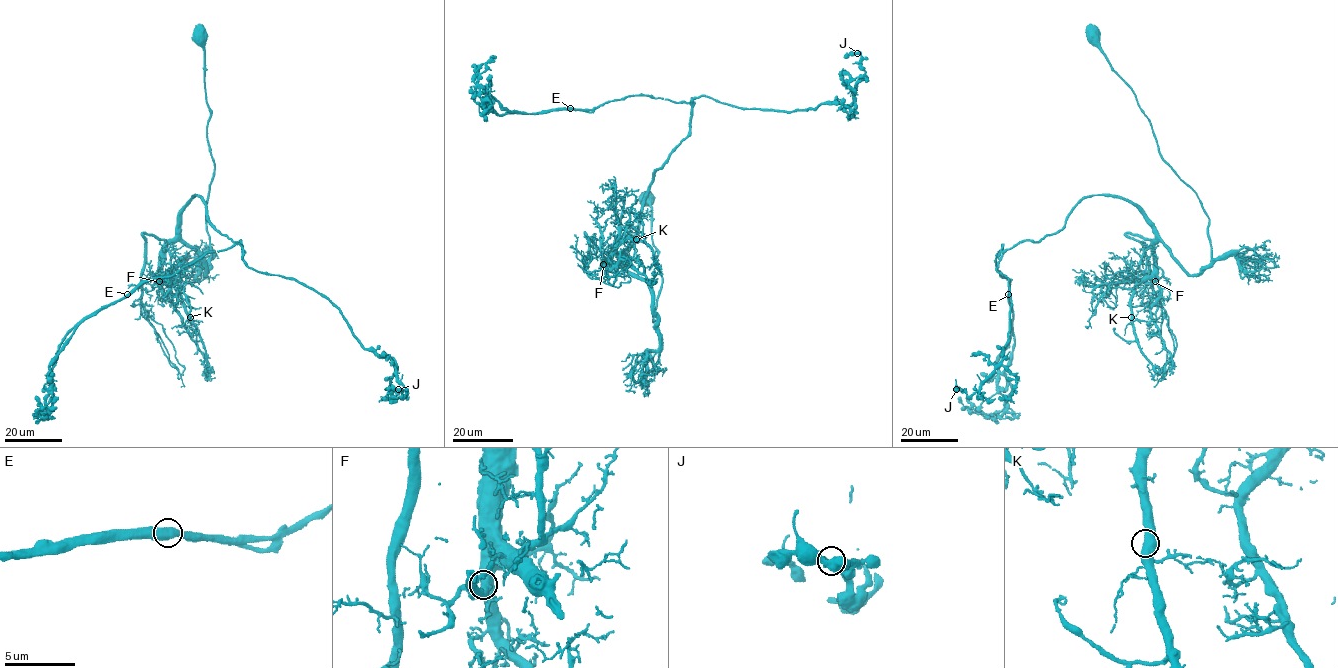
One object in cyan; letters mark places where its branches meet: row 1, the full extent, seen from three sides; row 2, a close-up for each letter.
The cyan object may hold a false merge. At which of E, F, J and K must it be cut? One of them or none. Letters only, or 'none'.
E

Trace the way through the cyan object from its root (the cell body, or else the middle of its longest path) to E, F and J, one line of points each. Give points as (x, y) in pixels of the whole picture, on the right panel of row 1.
E: (1094, 34), (1201, 203), (1211, 261), (1190, 275), (1135, 206), (1092, 195), (1058, 231), (1002, 244), (1008, 294)
F: (1094, 34), (1148, 119), (1160, 156), (1195, 193), (1209, 219), (1211, 261), (1190, 275), (1159, 241), (1155, 281)
J: (1094, 34), (1201, 203), (1211, 261), (1190, 275), (1135, 206), (1083, 198), (1002, 254), (1005, 357), (956, 389)

